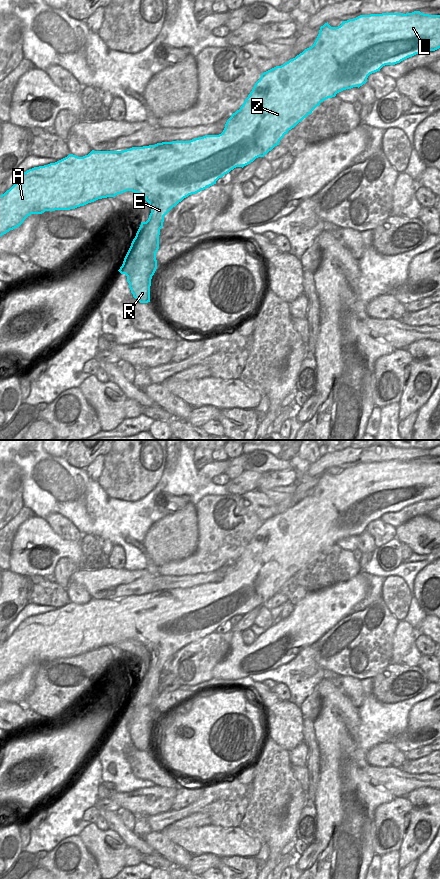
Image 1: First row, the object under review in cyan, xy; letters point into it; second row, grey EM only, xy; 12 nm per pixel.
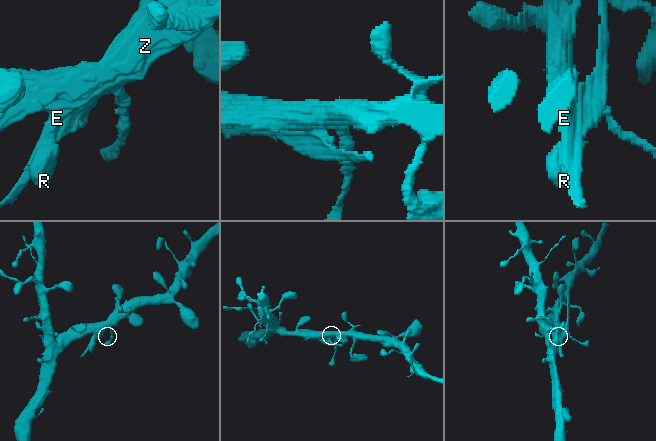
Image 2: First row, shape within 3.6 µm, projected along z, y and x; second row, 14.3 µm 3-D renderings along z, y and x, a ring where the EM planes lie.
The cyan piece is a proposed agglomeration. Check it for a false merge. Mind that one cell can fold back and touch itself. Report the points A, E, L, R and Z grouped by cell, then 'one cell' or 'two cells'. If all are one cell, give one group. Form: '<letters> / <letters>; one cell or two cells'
A L Z / E R; two cells

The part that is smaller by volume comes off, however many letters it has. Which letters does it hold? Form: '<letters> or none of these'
E, R

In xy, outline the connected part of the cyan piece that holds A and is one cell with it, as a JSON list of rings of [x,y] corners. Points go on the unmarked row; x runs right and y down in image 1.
[[[414,459],[412,461],[382,461],[382,462],[370,462],[370,463],[360,463],[354,467],[349,467],[347,469],[342,469],[341,473],[338,475],[331,475],[328,470],[320,475],[319,482],[314,490],[314,492],[305,497],[302,501],[297,503],[295,506],[290,507],[288,510],[281,514],[276,514],[261,522],[260,527],[255,531],[252,539],[245,547],[244,551],[231,565],[227,568],[223,580],[219,583],[205,583],[203,585],[198,585],[190,589],[172,589],[172,590],[162,590],[155,593],[143,594],[143,595],[132,595],[123,599],[94,599],[92,598],[88,603],[83,605],[78,605],[73,602],[69,602],[67,605],[48,613],[34,615],[27,618],[20,623],[15,632],[7,638],[4,642],[0,643],[0,685],[10,678],[19,675],[24,668],[31,662],[42,662],[45,659],[55,659],[55,658],[70,658],[75,657],[80,654],[84,654],[88,651],[94,650],[98,647],[115,645],[118,642],[124,641],[126,639],[132,639],[138,641],[143,645],[151,645],[162,641],[170,641],[172,643],[192,643],[196,642],[214,632],[216,629],[223,625],[225,622],[229,621],[236,615],[244,615],[251,610],[253,610],[258,605],[264,605],[269,599],[271,599],[275,594],[279,593],[280,588],[288,581],[289,578],[294,576],[299,570],[306,566],[312,559],[320,553],[321,550],[328,546],[335,545],[337,541],[351,537],[353,535],[360,535],[367,530],[367,526],[370,522],[380,519],[380,517],[385,513],[395,513],[401,509],[412,505],[416,502],[424,501],[426,499],[435,499],[440,496],[440,463],[429,463],[421,461],[420,459]]]

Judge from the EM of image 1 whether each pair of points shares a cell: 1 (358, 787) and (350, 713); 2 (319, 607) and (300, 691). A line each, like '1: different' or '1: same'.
1: same
2: different

